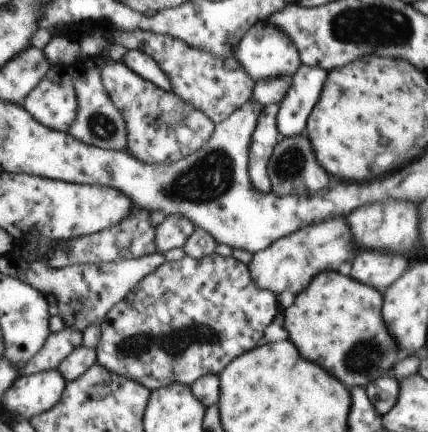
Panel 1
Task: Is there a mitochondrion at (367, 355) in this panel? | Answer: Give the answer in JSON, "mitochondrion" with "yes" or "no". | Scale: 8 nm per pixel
{"mitochondrion":"yes"}

